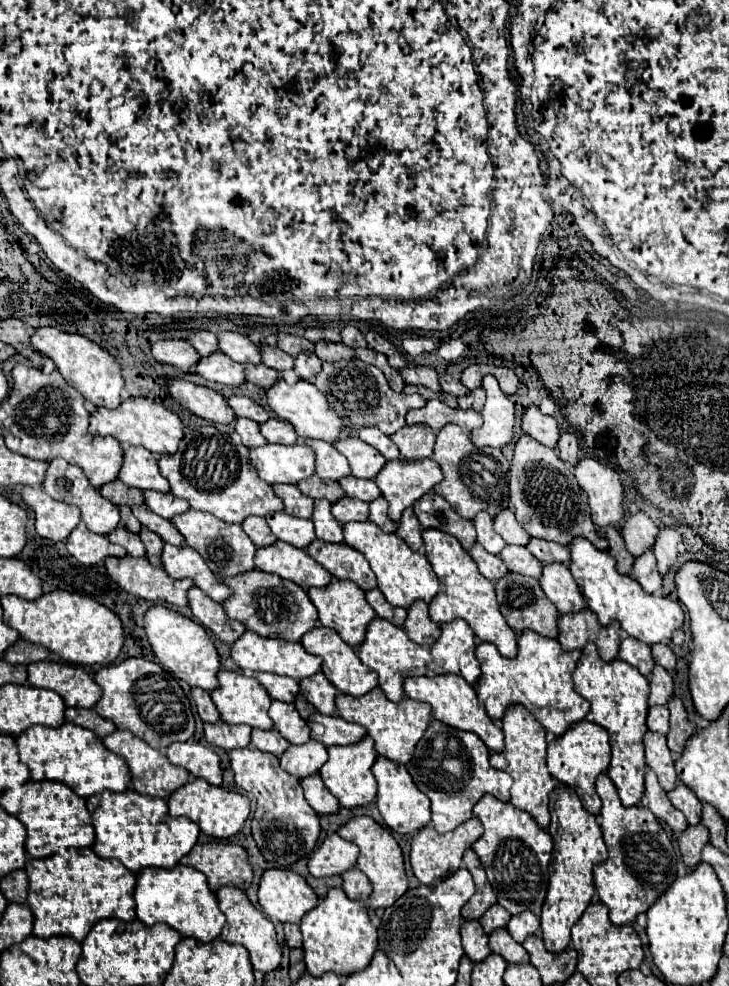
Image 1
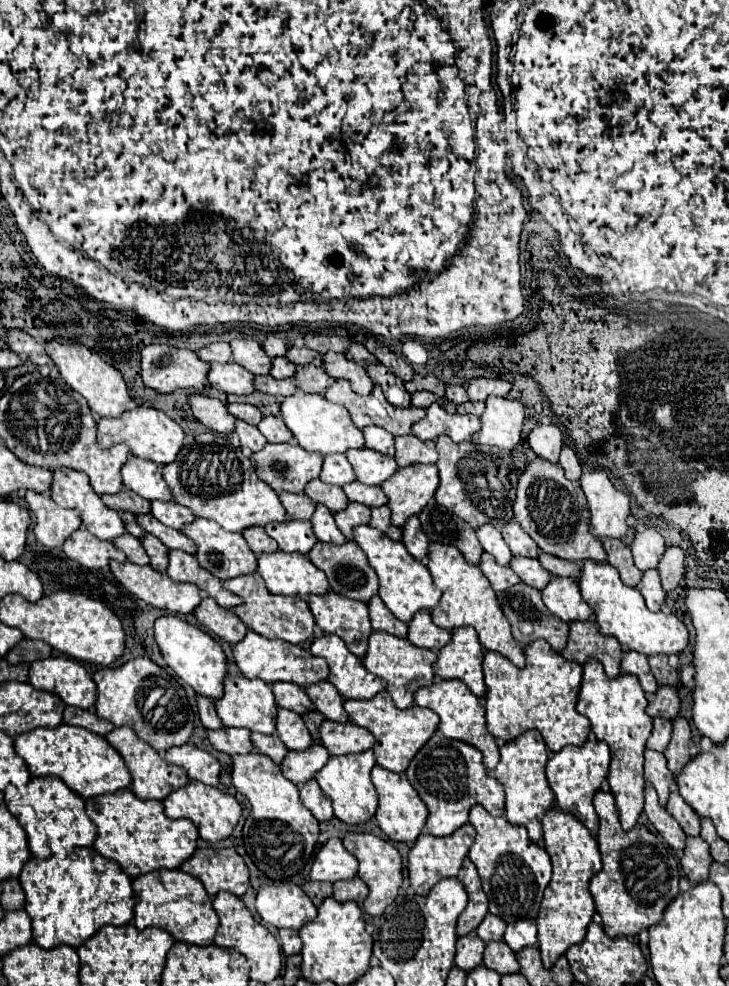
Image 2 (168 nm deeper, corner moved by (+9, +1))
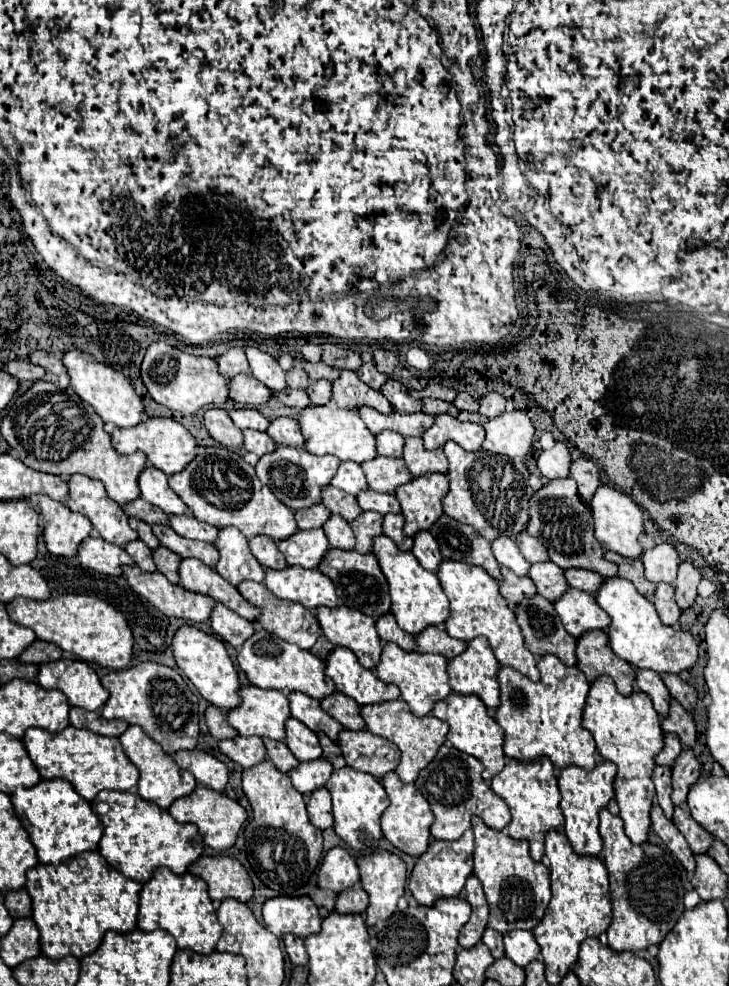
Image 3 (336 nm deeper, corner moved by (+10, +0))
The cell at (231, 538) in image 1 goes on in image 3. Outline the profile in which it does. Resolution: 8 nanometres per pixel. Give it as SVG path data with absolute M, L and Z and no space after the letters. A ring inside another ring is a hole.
M237 528L221 530L221 540L217 540L217 548L221 558L215 570L229 584L237 586L243 580L253 580L253 582L265 580L265 568L251 554L247 538Z

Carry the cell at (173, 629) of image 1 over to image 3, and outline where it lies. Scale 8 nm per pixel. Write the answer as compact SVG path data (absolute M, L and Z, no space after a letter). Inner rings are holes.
M183 626L181 630L177 630L175 638L173 638L173 656L177 660L177 666L185 672L185 676L195 684L195 688L199 690L199 694L213 706L217 708L223 708L225 712L237 708L241 704L241 698L239 698L239 674L227 654L227 648L225 644L199 630L199 628L193 628L193 626Z

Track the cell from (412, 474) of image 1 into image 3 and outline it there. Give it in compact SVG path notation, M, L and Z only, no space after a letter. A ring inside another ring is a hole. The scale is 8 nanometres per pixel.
M429 474L413 478L413 484L405 484L401 492L395 492L403 516L405 534L415 536L421 530L429 530L437 518L443 516L441 500L449 492L449 480L445 474Z

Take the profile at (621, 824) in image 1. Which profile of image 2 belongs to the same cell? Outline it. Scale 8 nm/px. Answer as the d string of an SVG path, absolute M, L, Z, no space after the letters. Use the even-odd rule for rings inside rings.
M596 791L594 807L600 819L598 829L598 847L602 855L602 871L596 873L590 881L590 893L596 903L596 911L602 917L604 931L610 937L626 935L634 937L642 929L658 923L666 903L670 903L678 891L678 861L670 855L666 841L650 833L642 823L636 823L634 829L624 831L618 821L618 811L614 805L614 795L606 791Z

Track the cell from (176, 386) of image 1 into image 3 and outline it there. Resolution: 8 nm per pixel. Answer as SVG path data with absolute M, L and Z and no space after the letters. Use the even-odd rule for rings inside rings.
M211 408L205 410L205 426L221 446L227 448L241 448L243 446L243 434L241 430L233 424L229 414L221 408Z

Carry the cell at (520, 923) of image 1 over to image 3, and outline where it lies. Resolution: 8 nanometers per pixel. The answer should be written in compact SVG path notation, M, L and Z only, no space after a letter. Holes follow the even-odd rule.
M513 930L503 936L505 942L505 954L511 958L517 966L525 968L533 960L539 958L539 946L535 942L535 936L529 930Z

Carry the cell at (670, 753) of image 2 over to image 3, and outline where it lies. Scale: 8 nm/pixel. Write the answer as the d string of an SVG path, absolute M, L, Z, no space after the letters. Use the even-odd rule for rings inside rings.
M683 750L677 758L677 764L673 766L673 804L683 806L687 802L689 788L697 782L701 776L701 764L695 758L693 750Z

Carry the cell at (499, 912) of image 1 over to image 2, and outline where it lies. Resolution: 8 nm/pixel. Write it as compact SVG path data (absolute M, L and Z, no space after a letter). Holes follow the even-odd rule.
M486 915L484 921L480 923L480 927L476 929L476 933L480 935L482 941L490 943L490 941L500 941L502 935L504 935L504 929L506 929L506 923L498 917L498 915Z

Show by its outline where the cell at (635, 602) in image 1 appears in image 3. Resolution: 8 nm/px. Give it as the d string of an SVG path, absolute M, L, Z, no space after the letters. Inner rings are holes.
M617 576L607 578L595 598L599 606L611 616L609 644L619 658L623 658L635 668L653 670L659 674L681 674L695 666L699 652L695 638L681 628L665 626L659 620L653 602L641 596L629 580L621 580Z

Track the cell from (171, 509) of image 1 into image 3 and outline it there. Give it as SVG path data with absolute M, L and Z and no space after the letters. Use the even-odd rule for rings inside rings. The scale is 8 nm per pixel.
M169 516L169 518L171 518L171 528L183 538L211 542L211 544L217 540L219 528L199 522L195 516Z

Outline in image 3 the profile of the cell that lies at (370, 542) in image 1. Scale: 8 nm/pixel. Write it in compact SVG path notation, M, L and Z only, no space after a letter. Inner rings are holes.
M377 536L375 540L375 556L381 564L381 570L389 582L389 594L391 594L391 612L397 620L397 624L411 636L421 634L427 626L439 626L445 624L449 618L449 600L439 584L439 578L425 570L413 552L401 552L393 540L387 536Z

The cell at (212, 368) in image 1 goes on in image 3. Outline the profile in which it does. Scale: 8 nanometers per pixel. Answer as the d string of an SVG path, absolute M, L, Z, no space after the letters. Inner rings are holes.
M253 376L229 378L229 388L231 388L231 394L229 394L231 400L239 406L257 408L261 404L267 404L271 398L269 388L259 380L253 380Z

